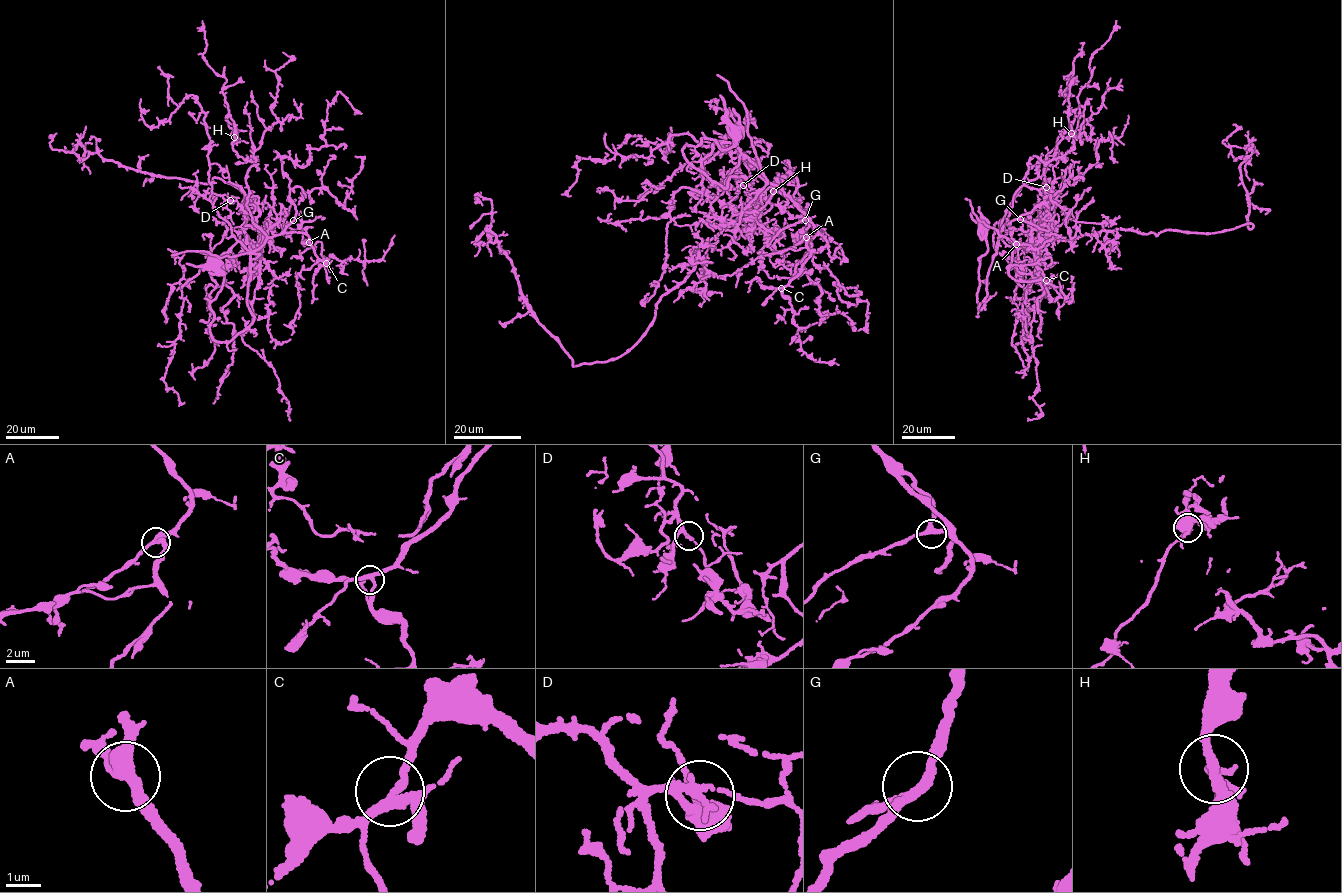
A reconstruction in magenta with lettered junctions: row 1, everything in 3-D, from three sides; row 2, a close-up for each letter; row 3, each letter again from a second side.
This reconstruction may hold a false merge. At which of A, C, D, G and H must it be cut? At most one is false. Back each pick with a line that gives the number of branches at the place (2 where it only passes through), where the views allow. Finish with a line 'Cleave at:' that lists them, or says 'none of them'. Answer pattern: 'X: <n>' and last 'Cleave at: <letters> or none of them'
D: 3
Cleave at: D

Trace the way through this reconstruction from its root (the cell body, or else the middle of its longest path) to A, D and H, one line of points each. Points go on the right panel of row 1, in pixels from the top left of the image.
A: (984, 223), (987, 250), (979, 260), (979, 307), (987, 296), (987, 272), (1005, 224), (1009, 226), (1016, 244)
D: (984, 223), (979, 307), (1007, 207), (1022, 186), (1043, 174), (1046, 187)
H: (984, 223), (979, 307), (1028, 162), (1053, 158), (1071, 133)

